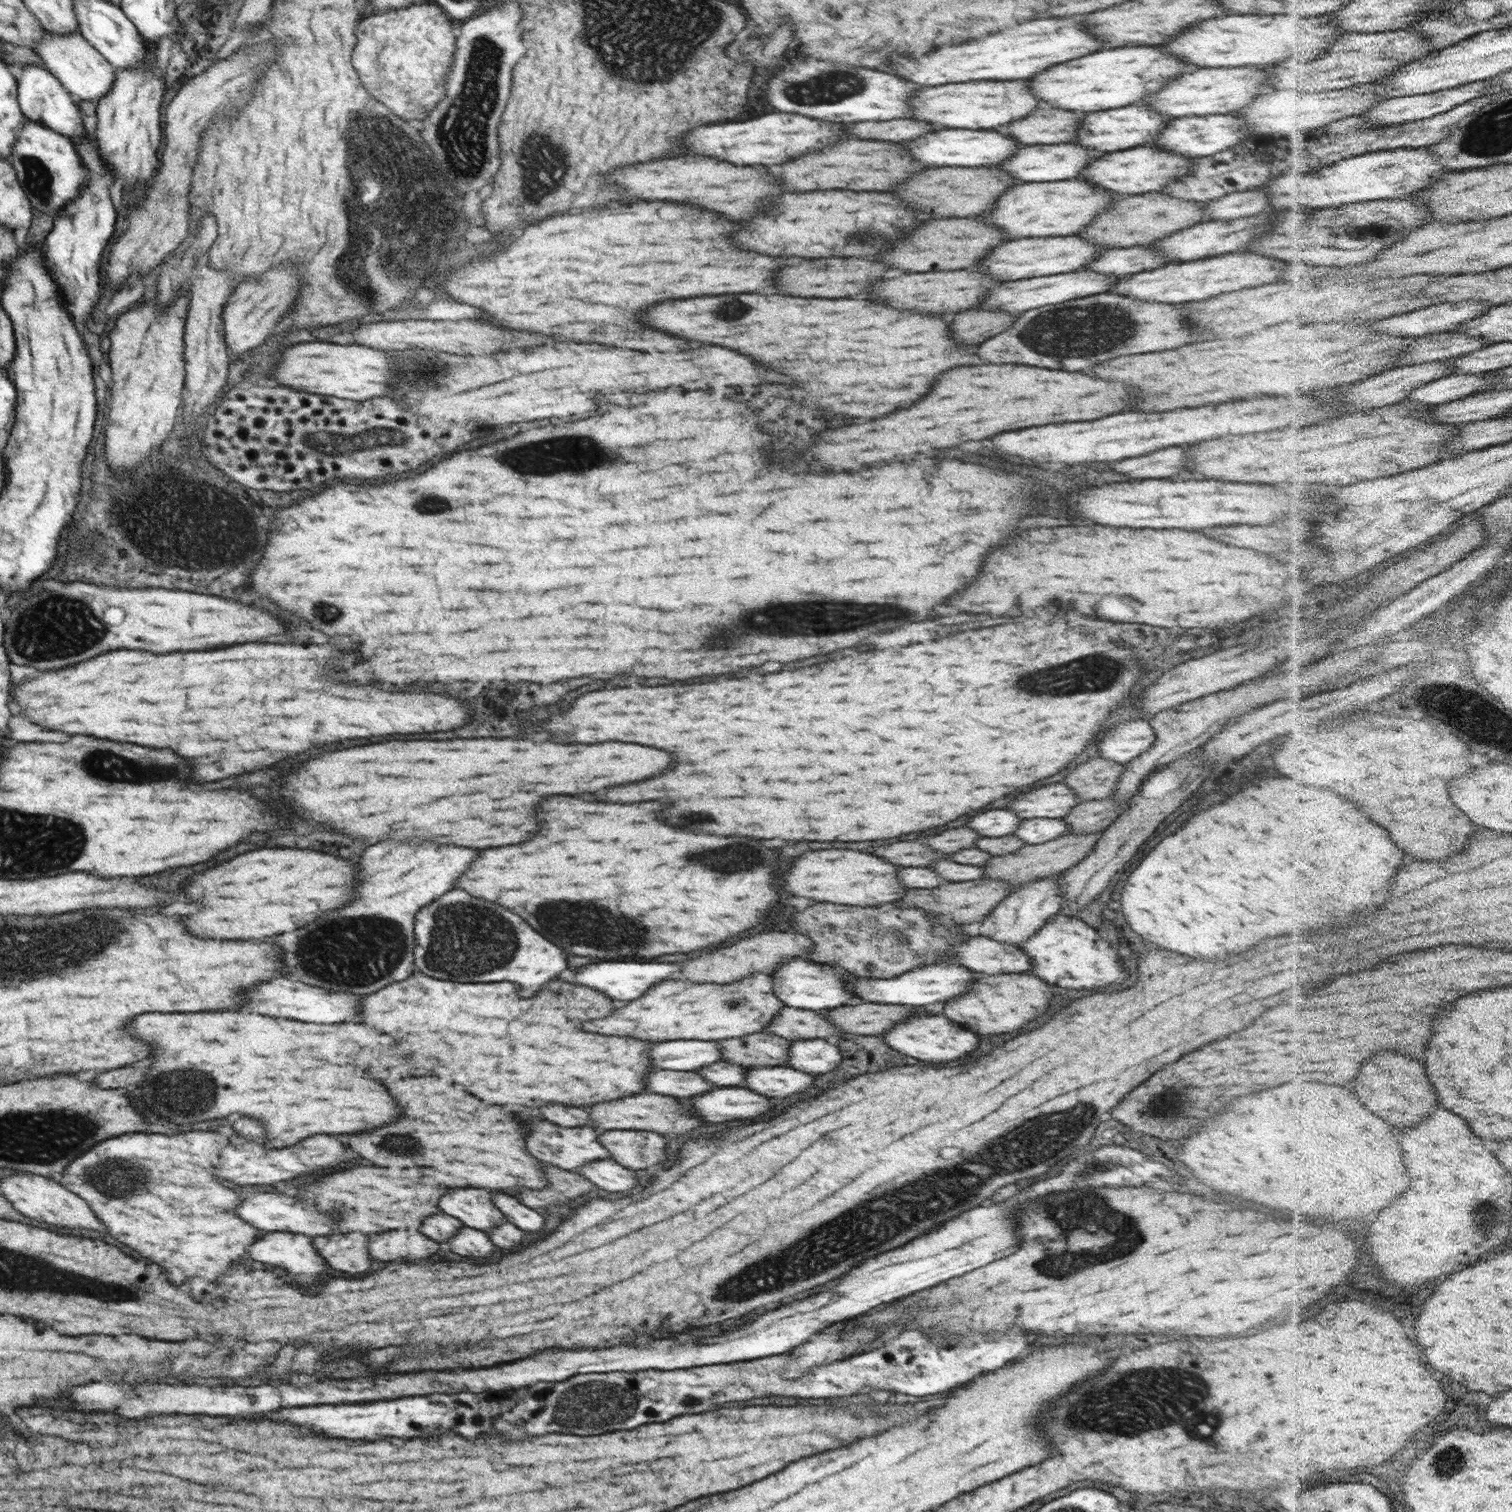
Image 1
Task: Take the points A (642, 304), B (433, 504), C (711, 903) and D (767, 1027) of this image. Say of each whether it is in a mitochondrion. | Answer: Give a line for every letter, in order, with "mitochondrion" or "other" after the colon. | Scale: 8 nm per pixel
A: other
B: mitochondrion
C: other
D: other

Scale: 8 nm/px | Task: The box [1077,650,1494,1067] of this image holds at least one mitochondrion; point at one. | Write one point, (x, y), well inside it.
(1455, 693)

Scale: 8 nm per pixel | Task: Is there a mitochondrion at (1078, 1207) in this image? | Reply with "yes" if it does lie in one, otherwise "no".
yes

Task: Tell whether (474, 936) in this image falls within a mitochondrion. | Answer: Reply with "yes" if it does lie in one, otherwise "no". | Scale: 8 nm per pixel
yes

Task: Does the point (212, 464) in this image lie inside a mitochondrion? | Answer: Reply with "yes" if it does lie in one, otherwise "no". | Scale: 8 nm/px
no

